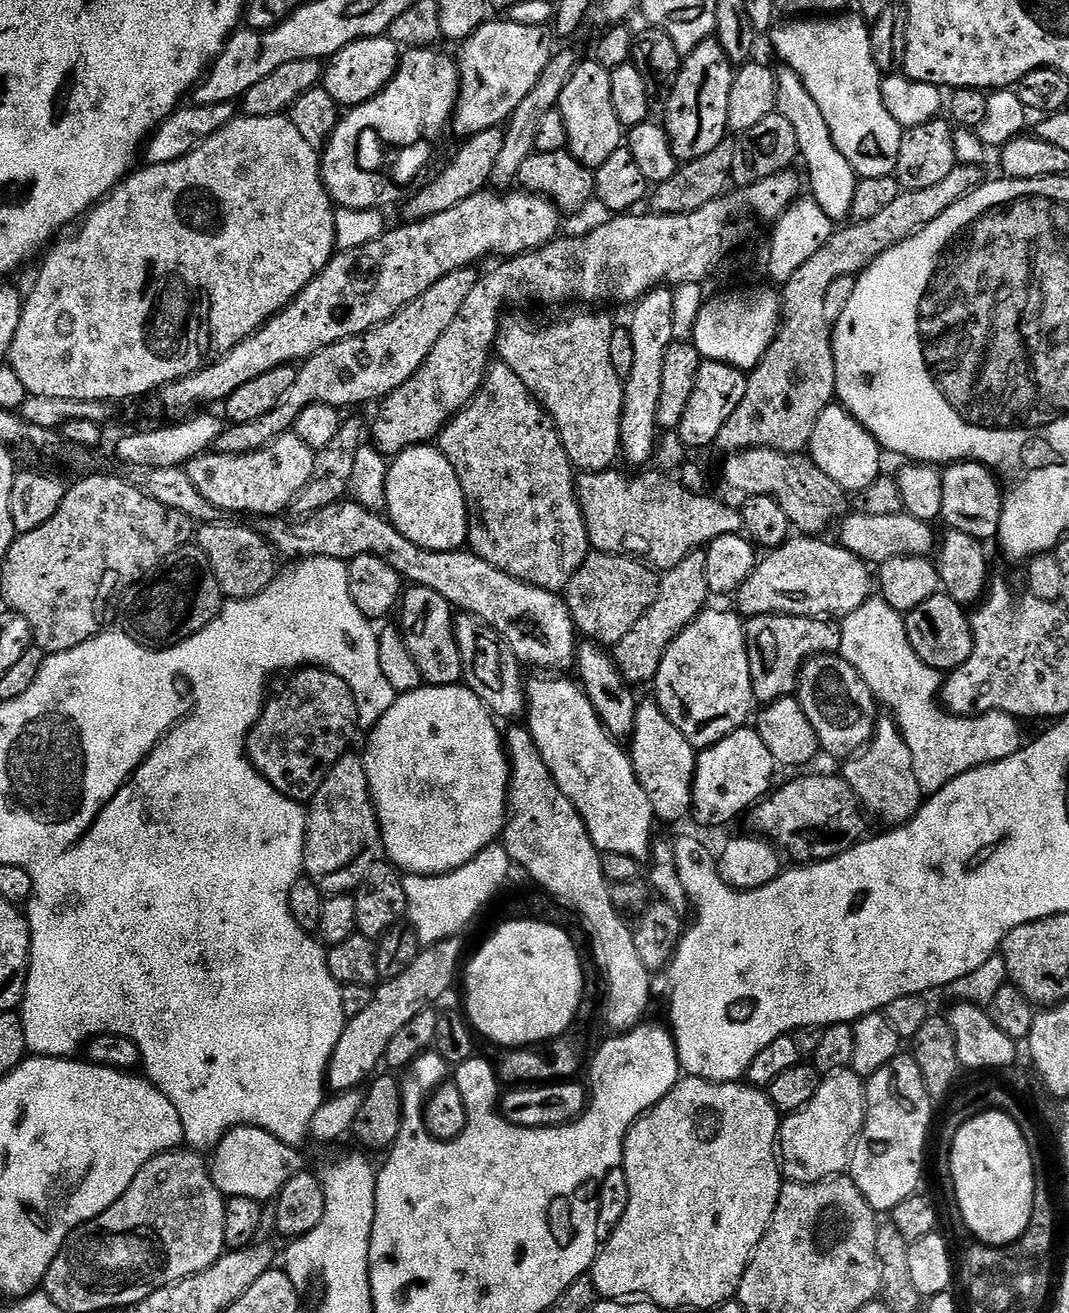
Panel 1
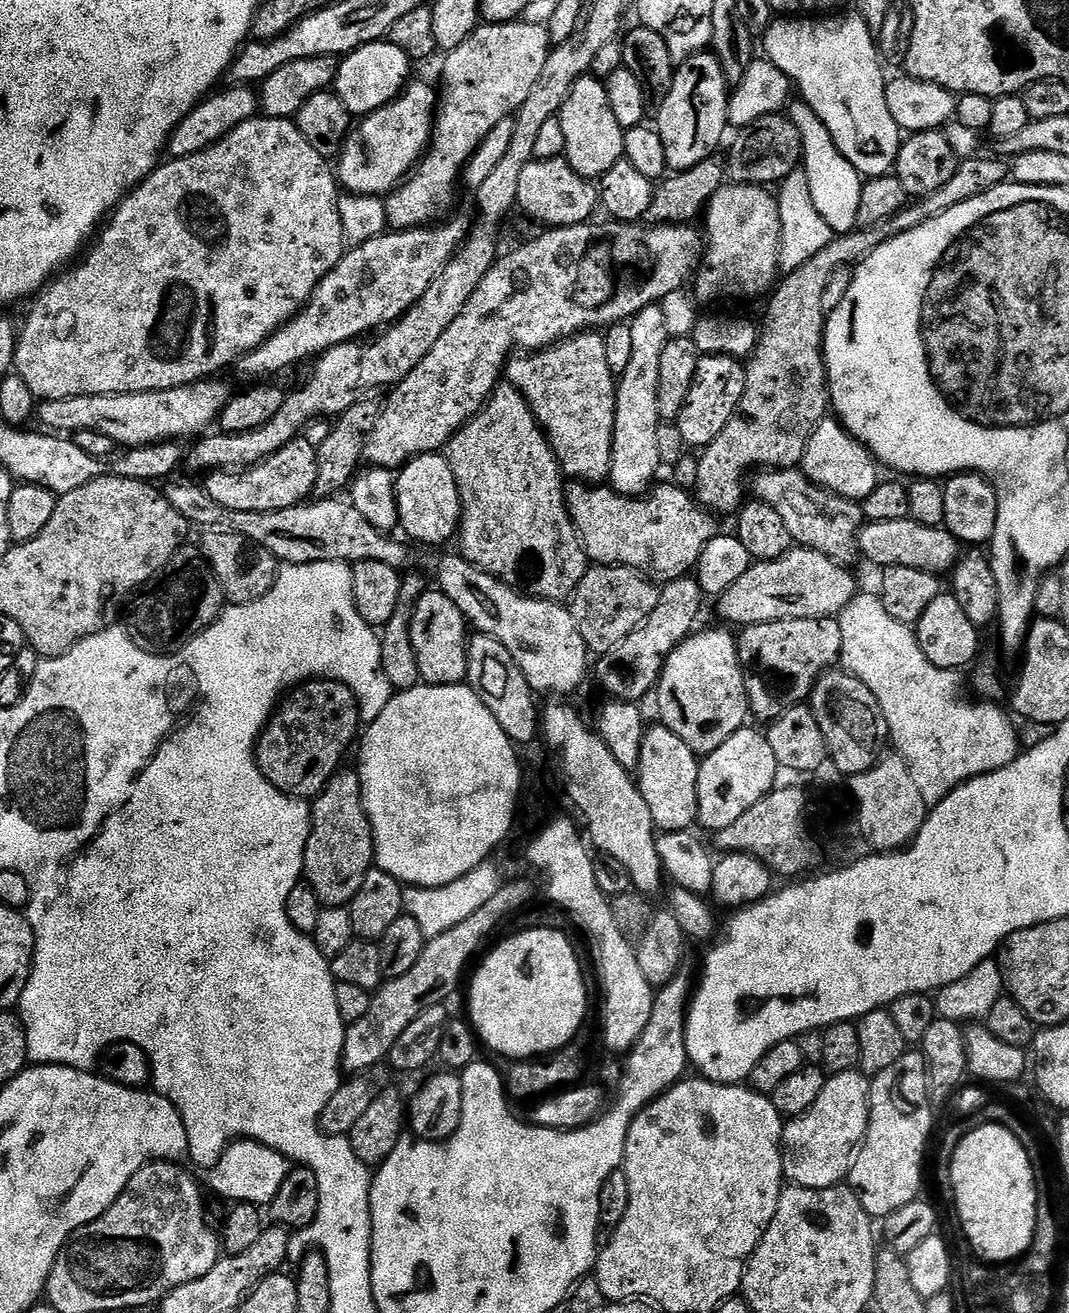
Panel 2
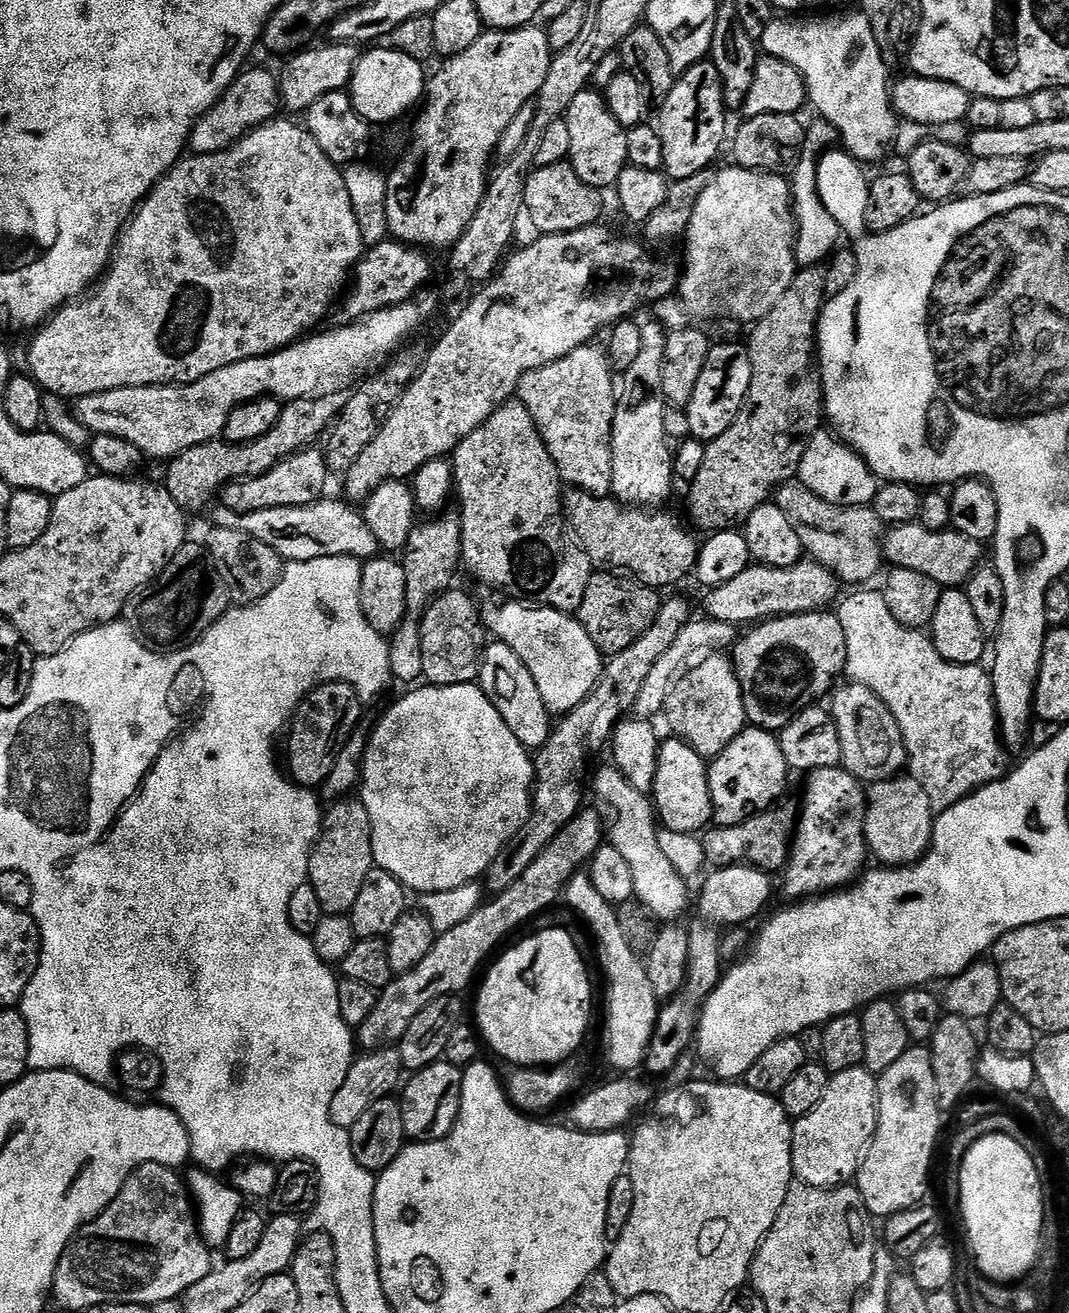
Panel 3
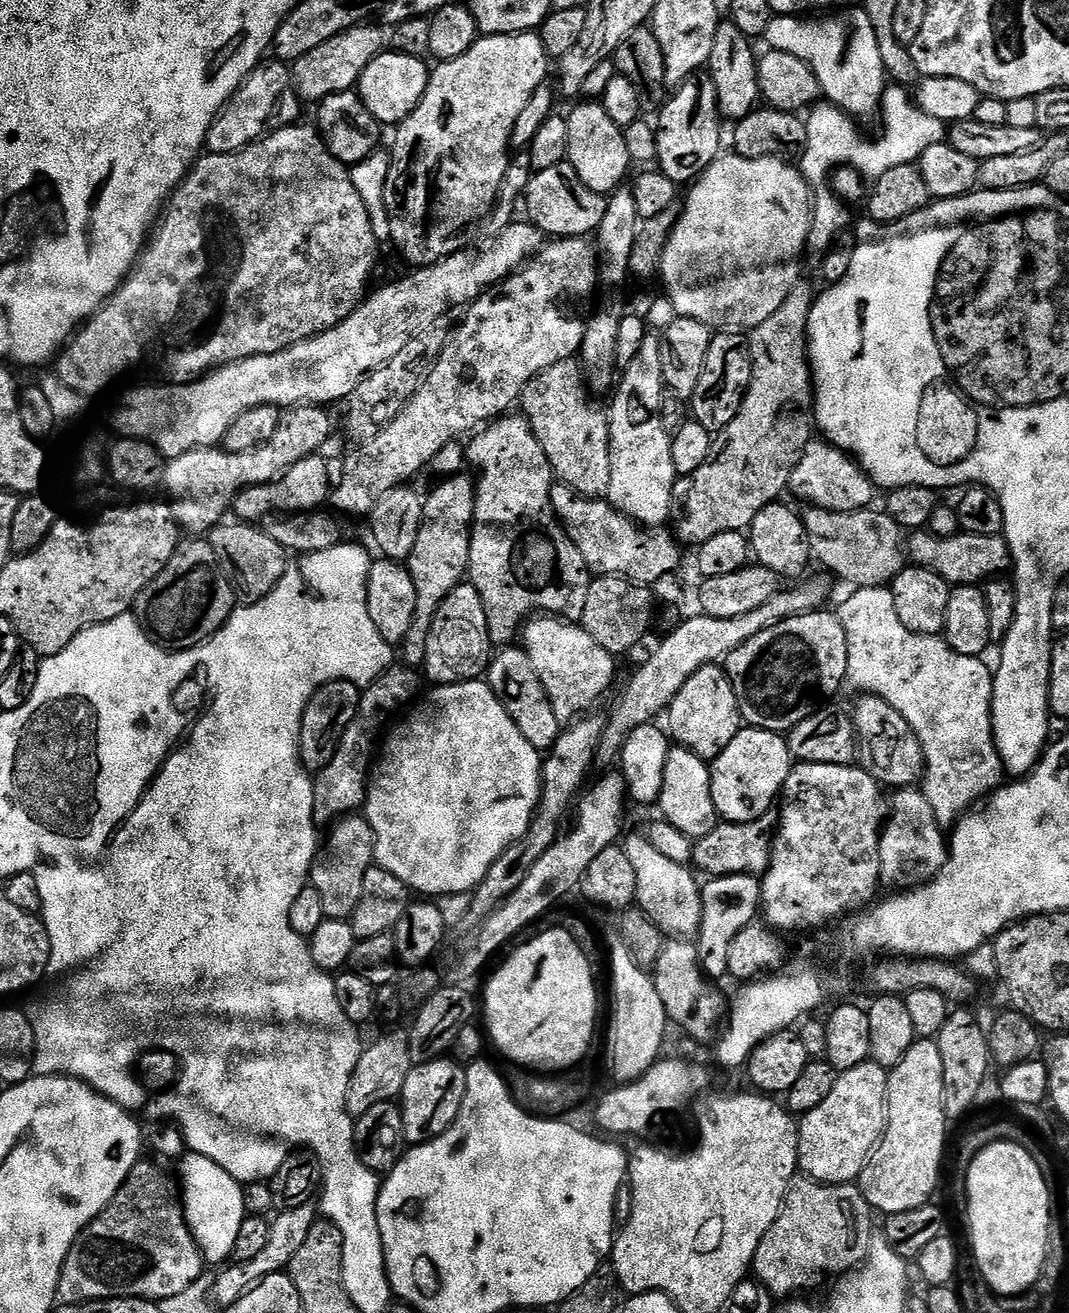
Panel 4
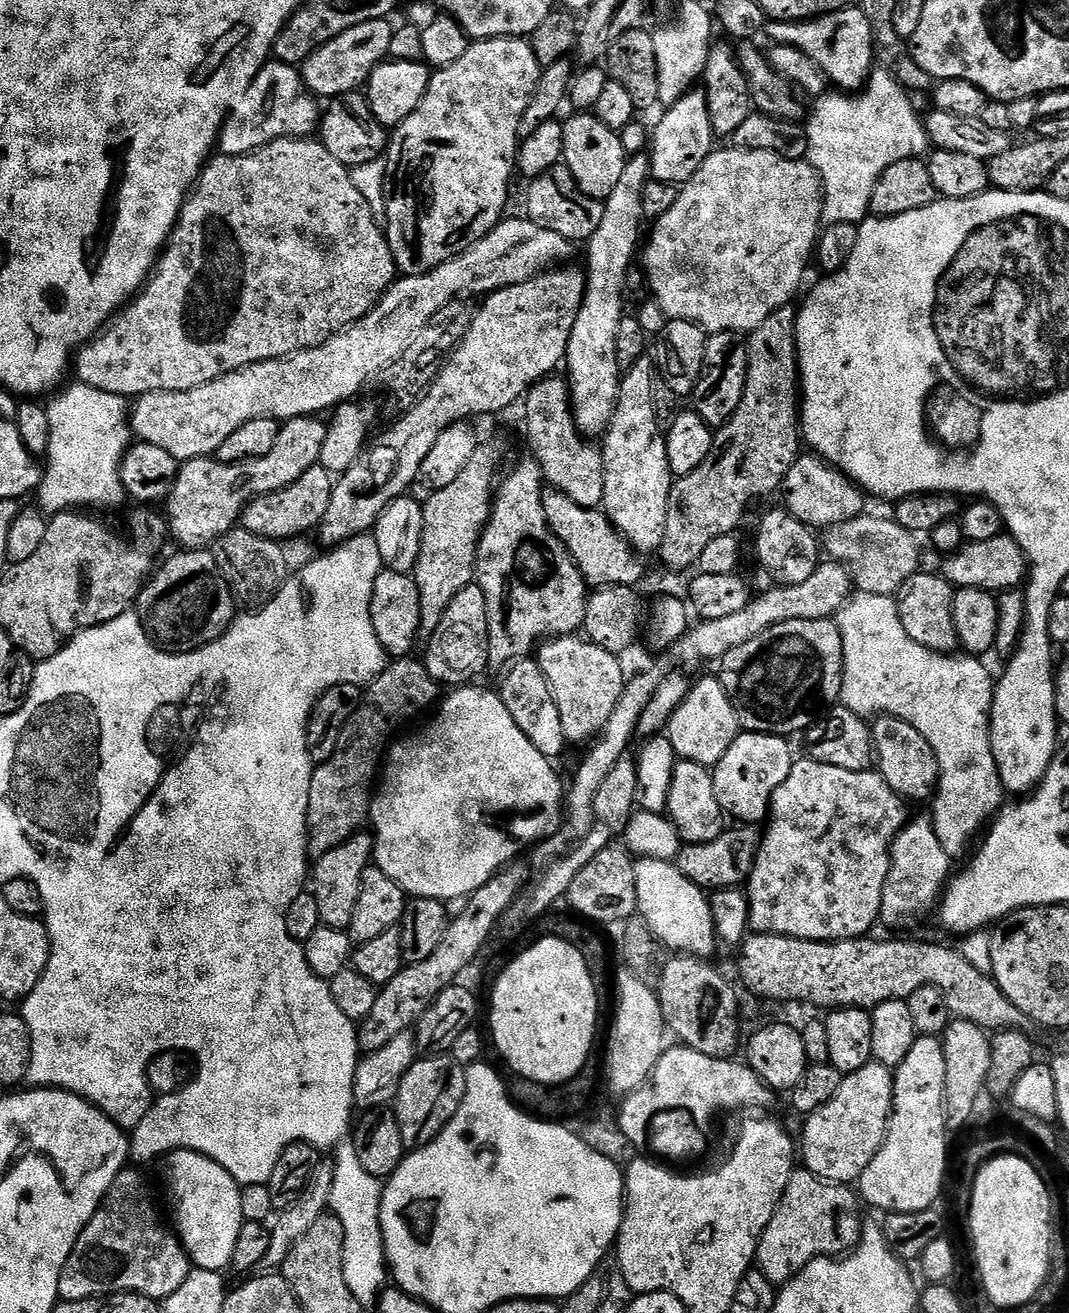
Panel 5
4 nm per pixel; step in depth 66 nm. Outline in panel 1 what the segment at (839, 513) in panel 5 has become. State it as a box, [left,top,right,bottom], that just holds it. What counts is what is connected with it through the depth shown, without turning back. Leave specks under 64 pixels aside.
[810,402,882,494]

